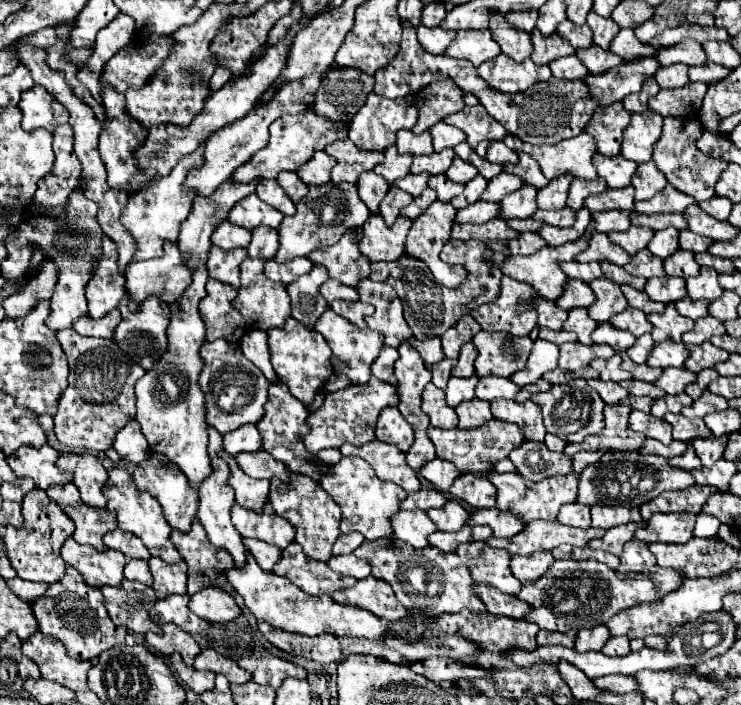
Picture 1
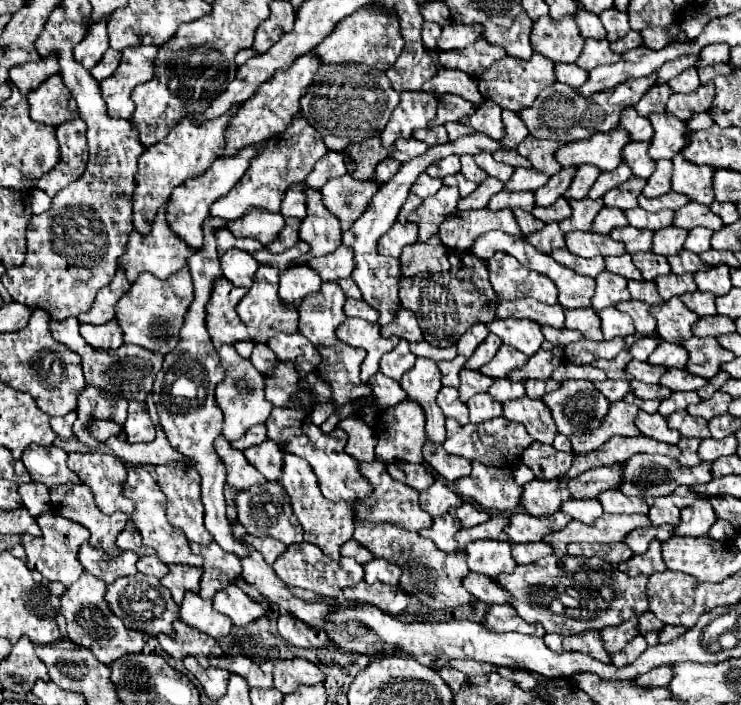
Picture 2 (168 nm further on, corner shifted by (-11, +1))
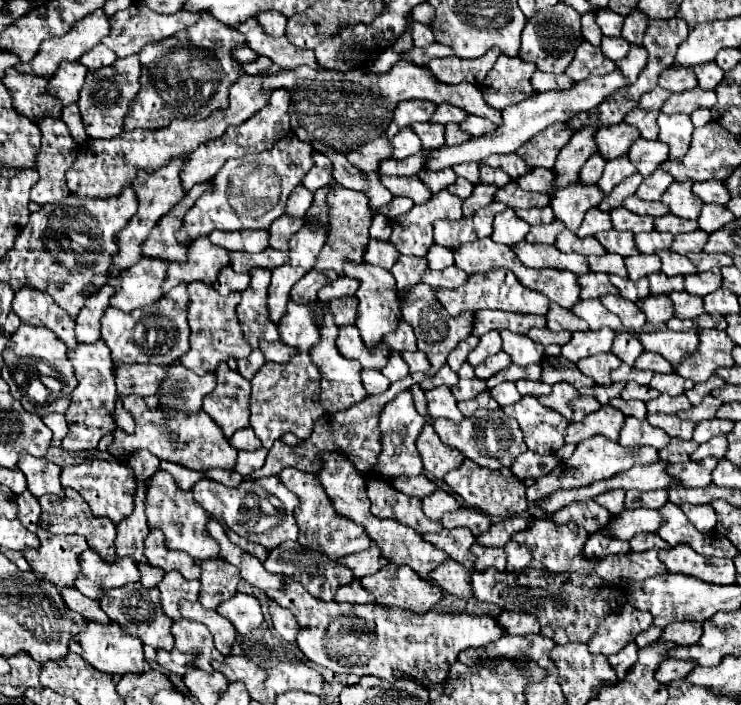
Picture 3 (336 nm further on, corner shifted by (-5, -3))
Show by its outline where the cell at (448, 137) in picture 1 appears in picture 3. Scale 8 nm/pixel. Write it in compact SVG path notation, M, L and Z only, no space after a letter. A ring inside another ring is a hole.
M447 124L445 128L447 128L445 130L445 142L447 142L447 146L459 146L459 144L463 144L463 142L467 142L471 138L457 124Z

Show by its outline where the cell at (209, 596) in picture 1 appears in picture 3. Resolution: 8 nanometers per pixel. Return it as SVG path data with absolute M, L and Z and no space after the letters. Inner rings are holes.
M237 592L233 598L225 600L225 604L221 604L217 608L217 612L223 618L231 620L231 624L235 626L235 630L239 634L247 634L247 632L259 628L263 622L259 600L255 596L241 594L241 592Z

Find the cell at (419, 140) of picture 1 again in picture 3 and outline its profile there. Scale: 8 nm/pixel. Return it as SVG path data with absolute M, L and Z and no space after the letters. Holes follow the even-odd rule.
M425 122L425 124L413 124L411 126L417 136L421 138L423 142L423 148L441 148L445 146L445 126L441 124L431 124L431 122Z

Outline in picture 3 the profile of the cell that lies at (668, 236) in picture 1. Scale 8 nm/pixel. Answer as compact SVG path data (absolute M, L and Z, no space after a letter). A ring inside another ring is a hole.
M657 230L635 234L635 246L643 254L655 254L657 250L667 250L671 242L673 242L673 234L665 234Z

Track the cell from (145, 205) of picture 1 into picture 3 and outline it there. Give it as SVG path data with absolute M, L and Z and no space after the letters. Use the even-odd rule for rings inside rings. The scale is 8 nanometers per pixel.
M143 258L133 268L129 268L129 272L121 272L121 276L109 278L109 284L115 288L109 306L131 312L157 302L157 298L161 298L161 284L165 282L165 274L167 264L163 260Z

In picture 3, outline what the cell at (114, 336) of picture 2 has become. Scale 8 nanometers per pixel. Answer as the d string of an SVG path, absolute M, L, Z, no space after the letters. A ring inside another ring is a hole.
M97 340L97 344L79 344L77 348L71 348L67 352L67 358L71 360L77 376L77 388L71 392L71 404L65 412L69 432L63 438L65 450L95 450L99 440L105 434L111 434L115 430L111 412L115 408L115 376L113 376L113 362L109 356L109 348L105 348L103 340Z

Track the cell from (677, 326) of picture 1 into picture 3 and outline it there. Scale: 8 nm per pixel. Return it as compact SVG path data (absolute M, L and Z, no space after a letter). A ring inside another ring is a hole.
M647 296L645 300L639 300L637 306L647 316L647 322L655 328L665 328L667 320L673 318L673 304L669 304L669 296Z

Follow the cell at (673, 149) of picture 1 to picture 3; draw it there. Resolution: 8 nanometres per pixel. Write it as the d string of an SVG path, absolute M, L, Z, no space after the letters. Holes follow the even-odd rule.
M685 180L681 184L673 182L667 188L665 196L661 196L661 202L669 208L669 212L679 218L685 218L685 220L697 220L697 216L703 208L701 200L697 200L697 196L693 196L691 186L693 186L691 180Z

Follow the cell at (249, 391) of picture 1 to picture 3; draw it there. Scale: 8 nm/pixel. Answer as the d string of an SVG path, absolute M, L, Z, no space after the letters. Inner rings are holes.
M227 364L217 368L217 386L203 398L203 410L221 426L225 438L249 426L251 384Z

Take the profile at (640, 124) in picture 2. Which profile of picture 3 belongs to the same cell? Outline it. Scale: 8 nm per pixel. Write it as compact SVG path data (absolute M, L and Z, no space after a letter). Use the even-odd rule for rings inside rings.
M635 108L633 112L629 112L629 116L625 116L625 122L637 126L643 138L647 138L647 140L655 140L657 134L659 134L657 116L659 116L659 112L649 112L649 110Z

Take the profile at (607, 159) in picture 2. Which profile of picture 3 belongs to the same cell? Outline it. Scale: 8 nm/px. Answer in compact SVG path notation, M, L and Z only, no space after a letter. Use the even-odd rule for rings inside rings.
M621 122L617 126L609 126L609 128L599 128L599 132L595 134L595 142L597 142L597 152L603 152L603 156L607 160L623 156L629 152L631 144L639 138L637 128Z

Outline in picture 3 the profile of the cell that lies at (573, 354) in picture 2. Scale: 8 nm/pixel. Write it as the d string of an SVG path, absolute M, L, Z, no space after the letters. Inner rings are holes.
M601 328L601 330L587 330L587 332L573 332L571 342L567 342L563 346L563 356L571 362L585 358L585 356L593 356L593 354L601 354L601 352L609 352L613 346L613 338L615 332L611 328Z

